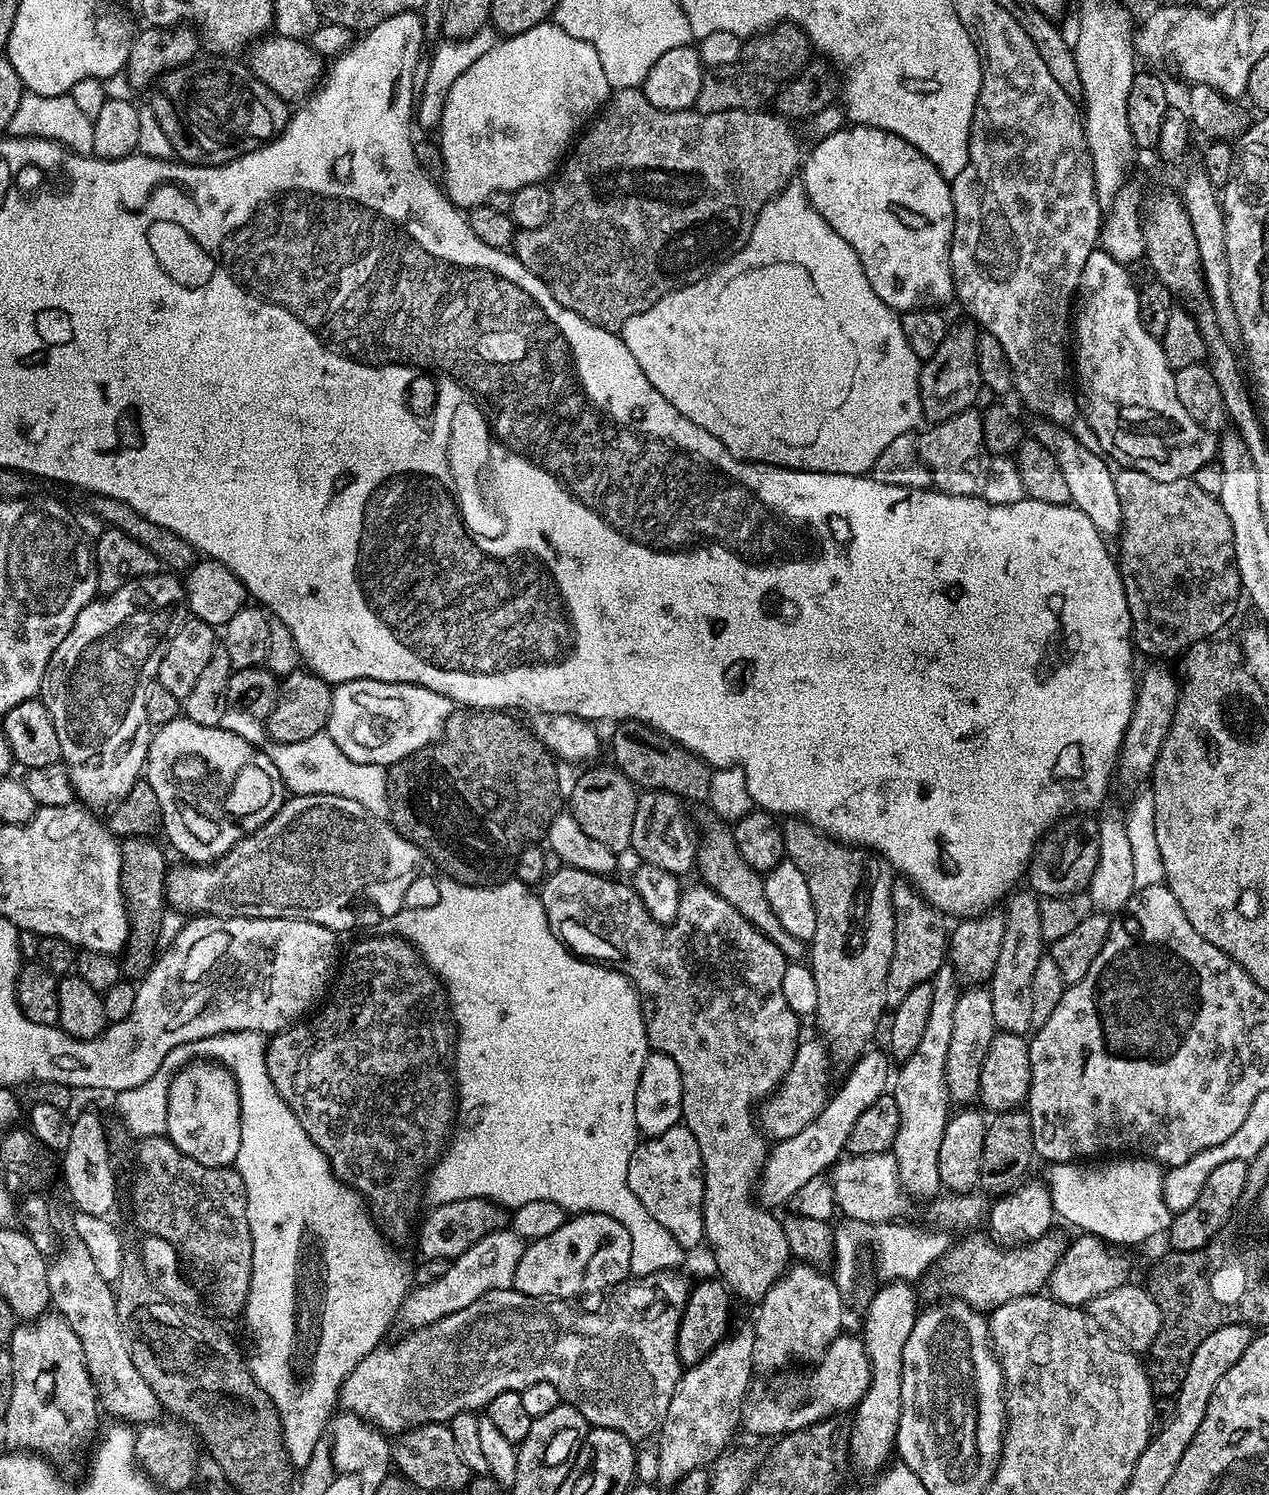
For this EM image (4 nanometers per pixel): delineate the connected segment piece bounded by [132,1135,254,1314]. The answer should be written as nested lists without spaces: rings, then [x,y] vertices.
[[[163,1135],[152,1136],[148,1139],[139,1141],[140,1149],[136,1152],[136,1160],[140,1163],[140,1173],[136,1176],[136,1185],[132,1188],[132,1204],[136,1207],[136,1216],[140,1219],[140,1224],[145,1229],[145,1233],[153,1236],[161,1236],[166,1238],[166,1242],[173,1244],[185,1261],[188,1260],[192,1264],[201,1264],[204,1268],[212,1271],[212,1300],[216,1303],[216,1308],[220,1312],[236,1312],[243,1313],[244,1304],[248,1301],[248,1291],[250,1290],[250,1278],[252,1277],[252,1257],[254,1255],[254,1224],[248,1214],[248,1186],[242,1182],[239,1171],[235,1167],[227,1168],[207,1168],[198,1162],[194,1162],[194,1158],[190,1158],[186,1154],[182,1154],[182,1150],[178,1150],[178,1146],[174,1146]]]

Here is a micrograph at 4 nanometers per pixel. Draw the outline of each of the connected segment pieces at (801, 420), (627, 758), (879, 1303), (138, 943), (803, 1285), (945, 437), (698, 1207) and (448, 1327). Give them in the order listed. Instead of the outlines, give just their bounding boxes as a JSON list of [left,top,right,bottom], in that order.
[[622,182,922,476],[612,720,713,802],[850,1282,918,1474],[120,836,168,978],[753,1262,844,1370],[916,411,990,496],[626,1123,704,1250],[339,1272,690,1442]]

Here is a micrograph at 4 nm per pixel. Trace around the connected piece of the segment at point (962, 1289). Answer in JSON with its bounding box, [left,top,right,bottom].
[931,1234,1062,1314]

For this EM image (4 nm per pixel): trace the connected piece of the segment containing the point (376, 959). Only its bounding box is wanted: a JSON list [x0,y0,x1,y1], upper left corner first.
[266,934,458,1242]

